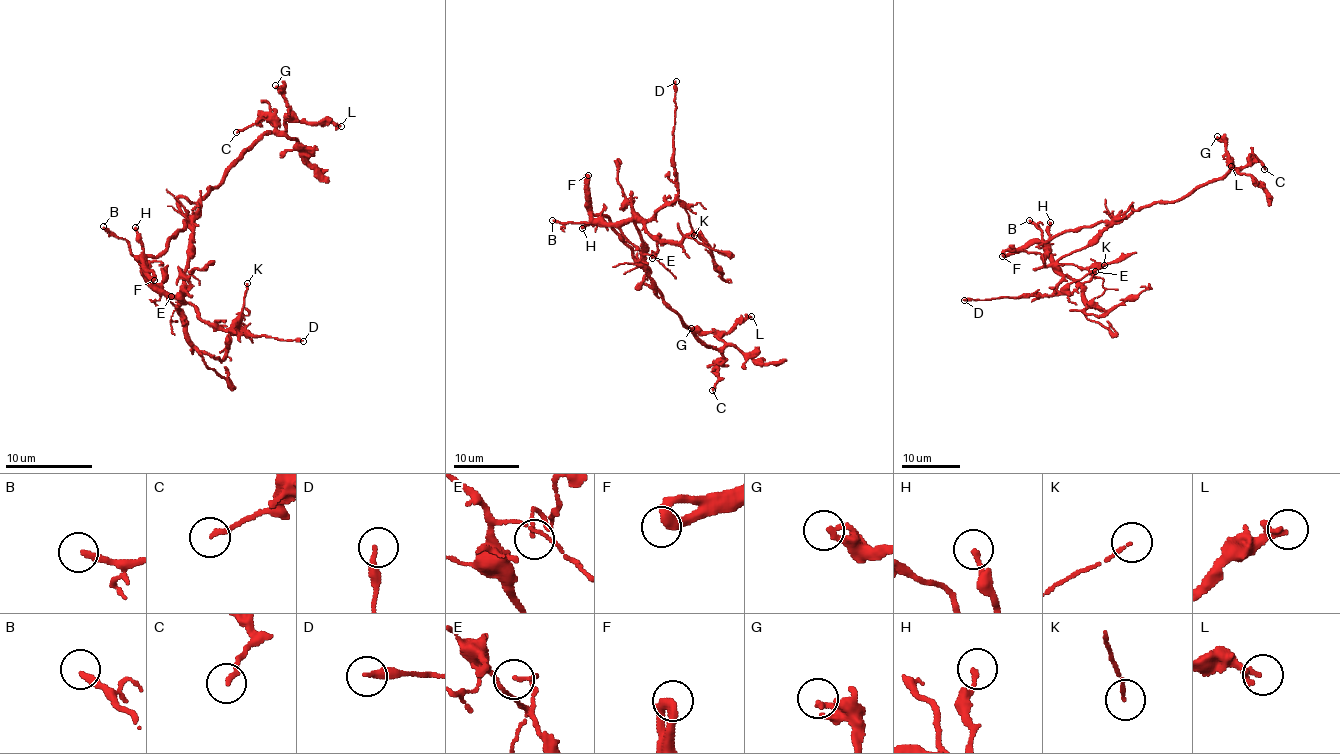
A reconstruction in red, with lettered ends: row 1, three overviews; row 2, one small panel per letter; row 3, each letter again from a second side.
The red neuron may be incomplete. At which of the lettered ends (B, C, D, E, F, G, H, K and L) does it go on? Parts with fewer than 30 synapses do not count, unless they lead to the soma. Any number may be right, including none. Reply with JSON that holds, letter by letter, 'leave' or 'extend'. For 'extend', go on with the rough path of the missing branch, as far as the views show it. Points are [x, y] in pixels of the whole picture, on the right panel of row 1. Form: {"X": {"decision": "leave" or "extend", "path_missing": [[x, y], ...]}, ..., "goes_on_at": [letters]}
{"B": {"decision": "extend", "path_missing": [[1029, 220], [1025, 217], [1029, 200], [1004, 161], [1025, 132], [1060, 129], [1079, 107], [1079, 90]]}, "C": {"decision": "leave"}, "D": {"decision": "leave"}, "E": {"decision": "leave"}, "F": {"decision": "leave"}, "G": {"decision": "leave"}, "H": {"decision": "leave"}, "K": {"decision": "leave"}, "L": {"decision": "leave"}, "goes_on_at": ["B"]}

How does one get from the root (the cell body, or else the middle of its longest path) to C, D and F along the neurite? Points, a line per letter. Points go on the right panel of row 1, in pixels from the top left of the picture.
C: (1122, 219), (1131, 206), (1139, 210), (1158, 202), (1174, 202), (1253, 159), (1260, 161), (1264, 169)
D: (1122, 219), (1082, 248), (1059, 260), (1058, 272), (1062, 275), (1055, 293), (964, 300)
F: (1122, 219), (1064, 230), (1050, 240), (1033, 243), (1002, 256)

